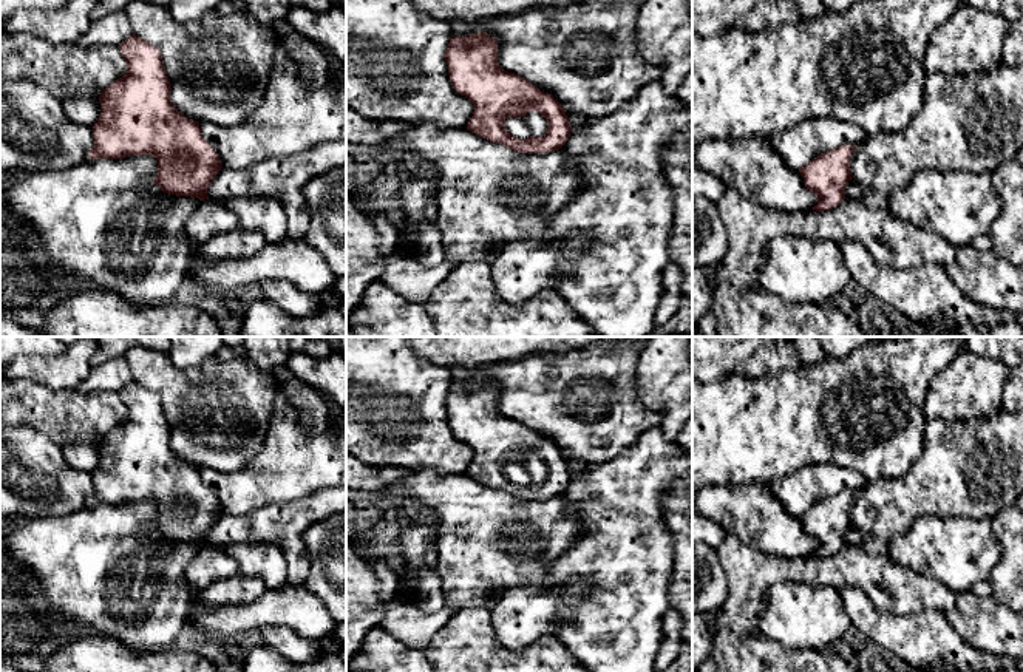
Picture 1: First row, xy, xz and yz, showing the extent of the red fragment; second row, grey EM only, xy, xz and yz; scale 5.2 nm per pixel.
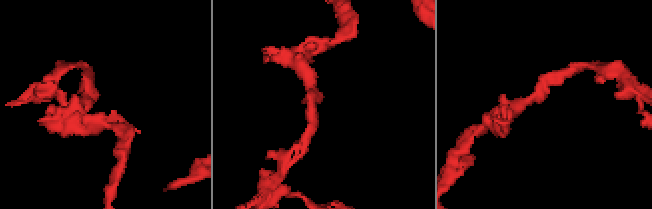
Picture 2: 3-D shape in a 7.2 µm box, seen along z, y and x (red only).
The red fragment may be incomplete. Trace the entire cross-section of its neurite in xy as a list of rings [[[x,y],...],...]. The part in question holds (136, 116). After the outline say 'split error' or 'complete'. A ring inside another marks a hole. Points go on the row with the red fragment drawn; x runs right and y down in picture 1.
[[[130,34],[119,49],[127,62],[127,71],[99,94],[100,114],[93,125],[94,145],[88,158],[122,159],[151,154],[158,159],[155,184],[164,193],[209,199],[207,188],[223,168],[223,162],[202,137],[199,124],[173,107],[172,85],[161,51],[136,34]]]; complete

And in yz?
[[[841,145],[819,154],[799,170],[805,187],[817,196],[816,212],[833,210],[845,199],[845,185],[853,179],[850,158],[858,145]]]; complete

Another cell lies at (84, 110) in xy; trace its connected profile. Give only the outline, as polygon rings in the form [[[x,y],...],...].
[[[66,97],[62,100],[66,116],[77,124],[93,127],[100,114],[99,97]]]

